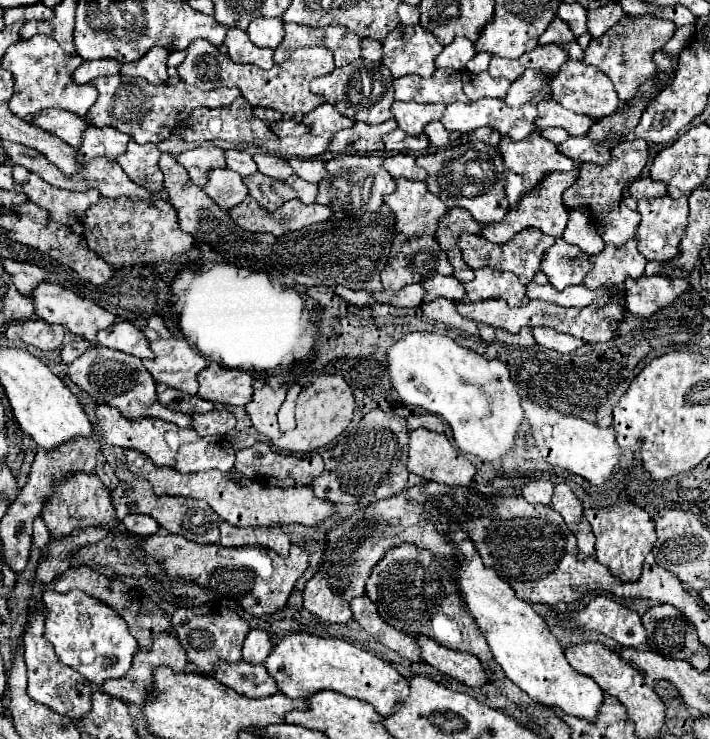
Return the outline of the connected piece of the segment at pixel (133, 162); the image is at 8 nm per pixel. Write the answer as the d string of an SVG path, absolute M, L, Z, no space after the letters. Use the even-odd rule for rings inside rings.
M133 138L127 144L127 150L117 156L117 164L121 164L123 172L137 184L147 188L149 192L159 192L163 188L163 174L159 168L159 148L157 144L137 144Z

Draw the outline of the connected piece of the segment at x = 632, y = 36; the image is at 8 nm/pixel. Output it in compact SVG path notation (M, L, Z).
M625 16L625 20L621 20L621 24L613 26L603 36L591 38L591 42L585 50L583 62L593 64L601 72L605 72L615 84L619 100L627 102L637 94L639 86L645 80L649 80L657 74L657 66L653 62L653 52L663 48L663 44L673 36L673 32L675 32L675 28L673 28L673 24L669 24L669 20L657 20L655 16Z

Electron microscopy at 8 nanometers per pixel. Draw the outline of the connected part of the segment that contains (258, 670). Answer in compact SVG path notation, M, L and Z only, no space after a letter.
M221 660L207 676L247 698L267 698L277 694L277 684L273 684L273 678L269 672L265 672L265 668L261 668L261 664L249 664L245 660Z

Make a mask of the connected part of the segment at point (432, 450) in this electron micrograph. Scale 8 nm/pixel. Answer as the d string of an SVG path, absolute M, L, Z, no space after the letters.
M417 428L409 432L409 460L407 460L409 472L421 476L423 480L433 480L447 486L469 486L477 468L471 464L465 454L461 454L445 434L431 432L427 428Z

